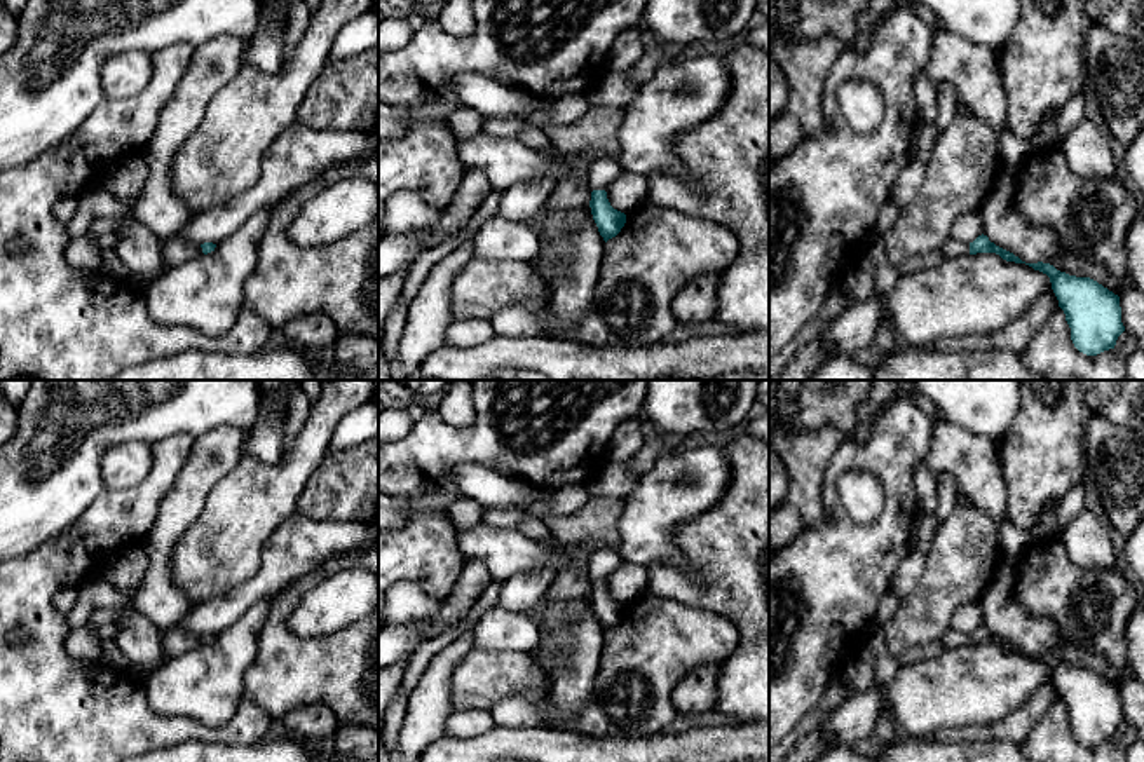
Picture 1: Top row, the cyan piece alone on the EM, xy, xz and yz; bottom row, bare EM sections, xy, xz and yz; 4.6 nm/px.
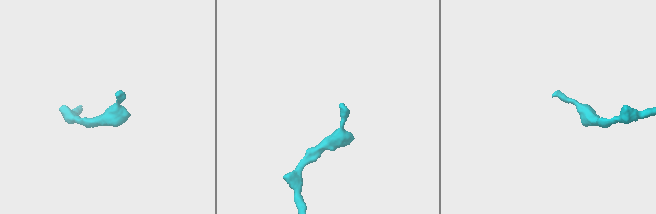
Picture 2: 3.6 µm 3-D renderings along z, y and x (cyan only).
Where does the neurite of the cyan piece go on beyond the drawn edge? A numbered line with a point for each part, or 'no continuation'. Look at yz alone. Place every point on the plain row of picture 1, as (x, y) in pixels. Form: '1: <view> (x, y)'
1: yz (951, 639)

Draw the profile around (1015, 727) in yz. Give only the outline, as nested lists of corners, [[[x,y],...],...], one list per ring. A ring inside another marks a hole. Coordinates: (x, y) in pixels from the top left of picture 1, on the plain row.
[[[1053,680],[1041,684],[1025,703],[992,724],[973,724],[961,727],[940,727],[931,738],[947,743],[970,741],[1010,741],[1022,745],[1036,727],[1045,711],[1059,699]]]

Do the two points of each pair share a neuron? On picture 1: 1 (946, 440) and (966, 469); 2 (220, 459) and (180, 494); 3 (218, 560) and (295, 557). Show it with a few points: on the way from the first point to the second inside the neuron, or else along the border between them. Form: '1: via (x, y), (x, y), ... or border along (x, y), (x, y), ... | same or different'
1: via (951, 447), (965, 462) | same
2: via (210, 464), (190, 483) | same
3: border along (281, 523), (262, 550), (260, 567), (232, 590) | different

